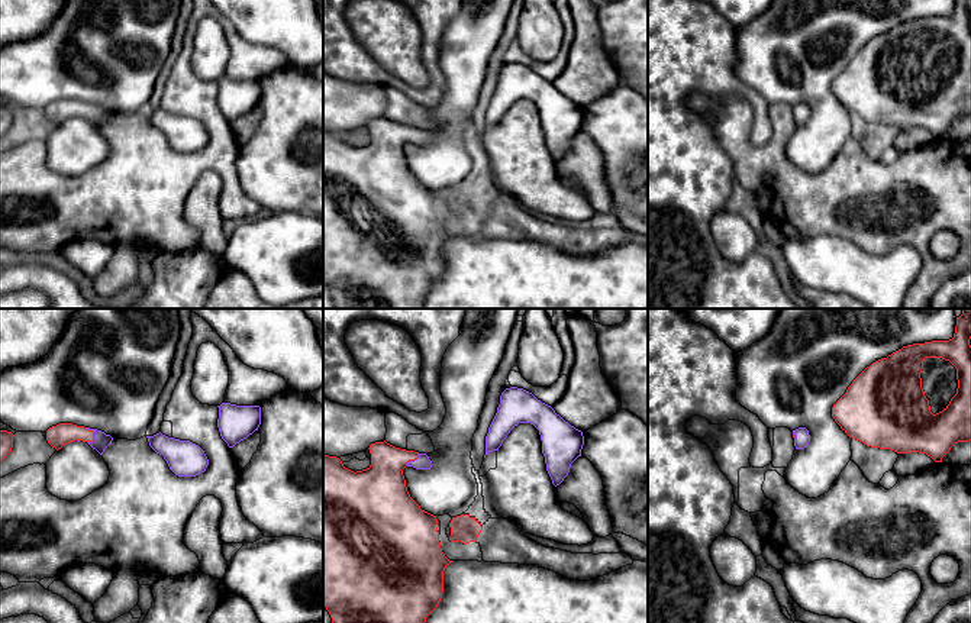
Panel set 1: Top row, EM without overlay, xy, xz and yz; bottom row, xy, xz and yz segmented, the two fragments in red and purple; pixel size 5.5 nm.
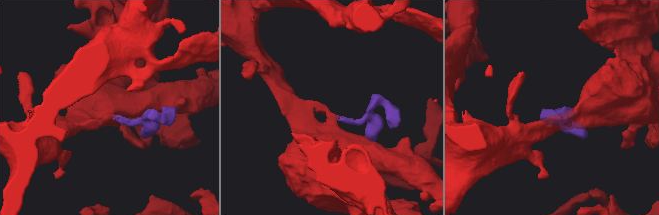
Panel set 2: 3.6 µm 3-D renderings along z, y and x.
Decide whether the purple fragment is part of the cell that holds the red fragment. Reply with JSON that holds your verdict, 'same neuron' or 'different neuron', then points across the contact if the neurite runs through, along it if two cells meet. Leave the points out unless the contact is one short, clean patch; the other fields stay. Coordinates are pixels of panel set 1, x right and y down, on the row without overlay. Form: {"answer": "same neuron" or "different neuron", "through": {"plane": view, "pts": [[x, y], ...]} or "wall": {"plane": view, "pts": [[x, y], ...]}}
{"answer": "same neuron", "through": {"plane": "xy", "pts": [[63, 109], [93, 109], [102, 116]]}}

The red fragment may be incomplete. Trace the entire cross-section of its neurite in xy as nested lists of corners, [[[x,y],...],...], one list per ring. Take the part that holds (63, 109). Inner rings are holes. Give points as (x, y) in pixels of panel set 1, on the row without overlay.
[[[59,99],[46,106],[46,116],[57,126],[71,117],[83,116],[103,130],[104,125],[112,120],[113,113],[97,104],[77,101],[72,99]]]

